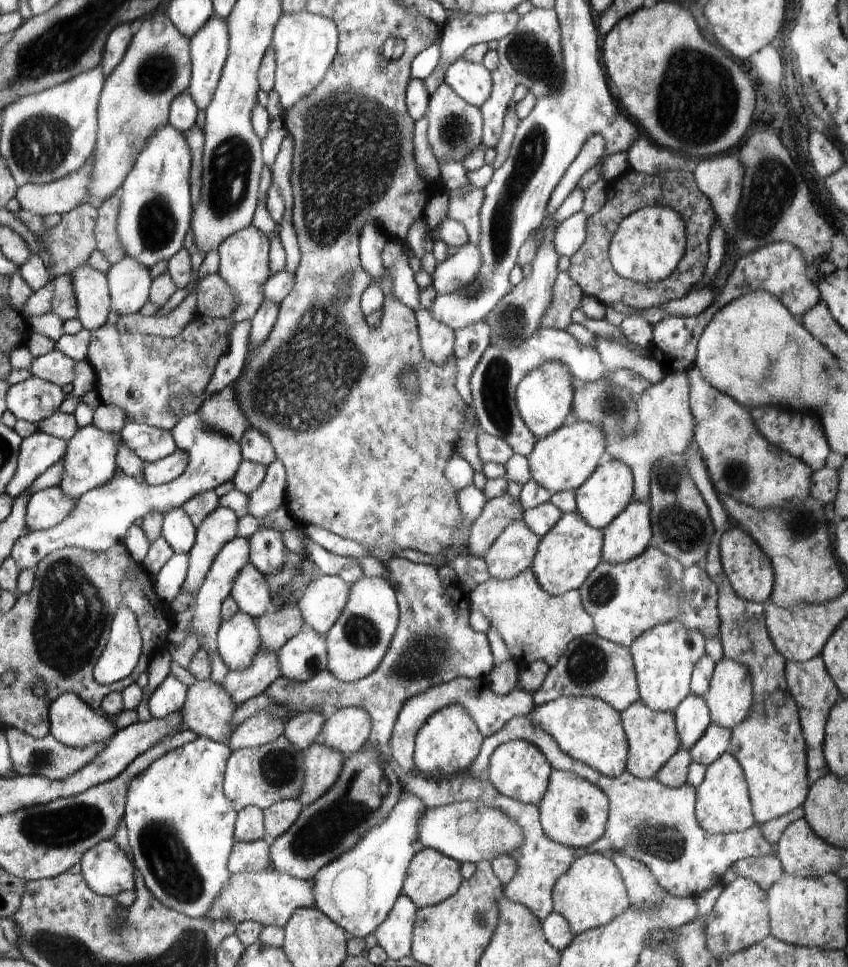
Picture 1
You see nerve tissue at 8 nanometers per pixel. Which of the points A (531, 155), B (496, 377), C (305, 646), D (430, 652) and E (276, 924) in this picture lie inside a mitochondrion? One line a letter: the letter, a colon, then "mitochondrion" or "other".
A: mitochondrion
B: mitochondrion
C: other
D: mitochondrion
E: other

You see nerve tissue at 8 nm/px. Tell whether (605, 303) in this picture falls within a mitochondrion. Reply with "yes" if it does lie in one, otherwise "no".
no

